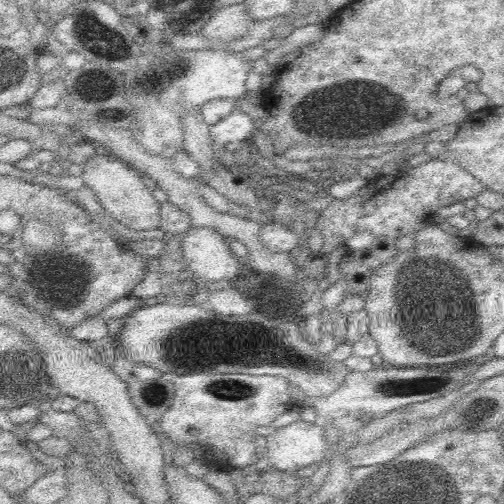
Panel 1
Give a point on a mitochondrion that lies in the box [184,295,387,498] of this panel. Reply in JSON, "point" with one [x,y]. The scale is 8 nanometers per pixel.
{"point":[229,391]}

